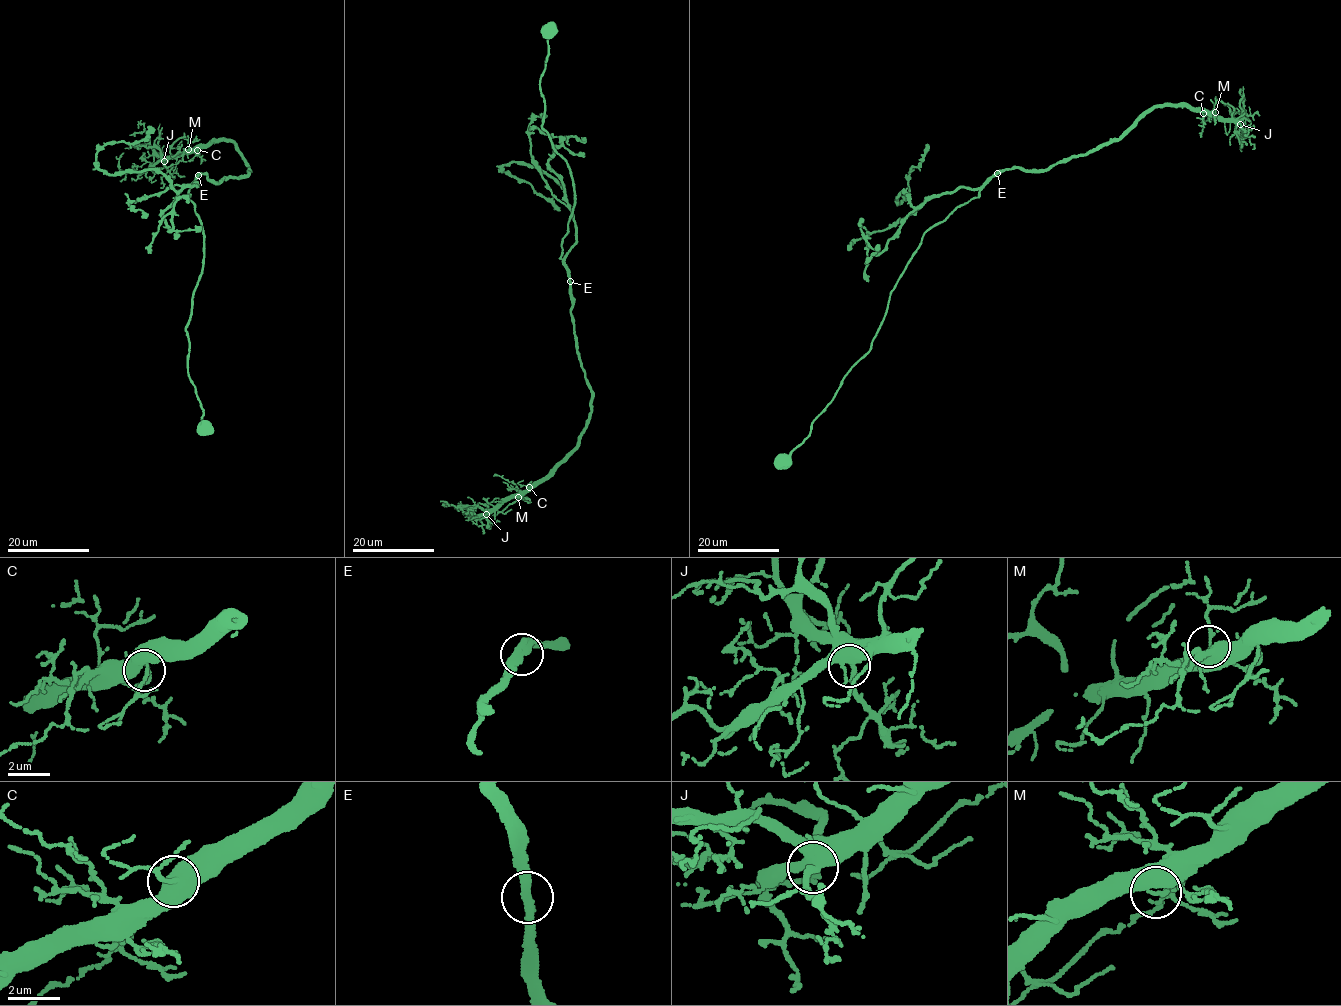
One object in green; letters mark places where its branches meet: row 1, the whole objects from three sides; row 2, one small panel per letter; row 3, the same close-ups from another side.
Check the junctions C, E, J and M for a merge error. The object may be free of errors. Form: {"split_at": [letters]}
{"split_at": []}

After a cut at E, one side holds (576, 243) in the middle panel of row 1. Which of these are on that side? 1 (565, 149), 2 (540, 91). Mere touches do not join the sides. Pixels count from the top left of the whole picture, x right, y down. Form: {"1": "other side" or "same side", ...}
{"1": "same side", "2": "other side"}

